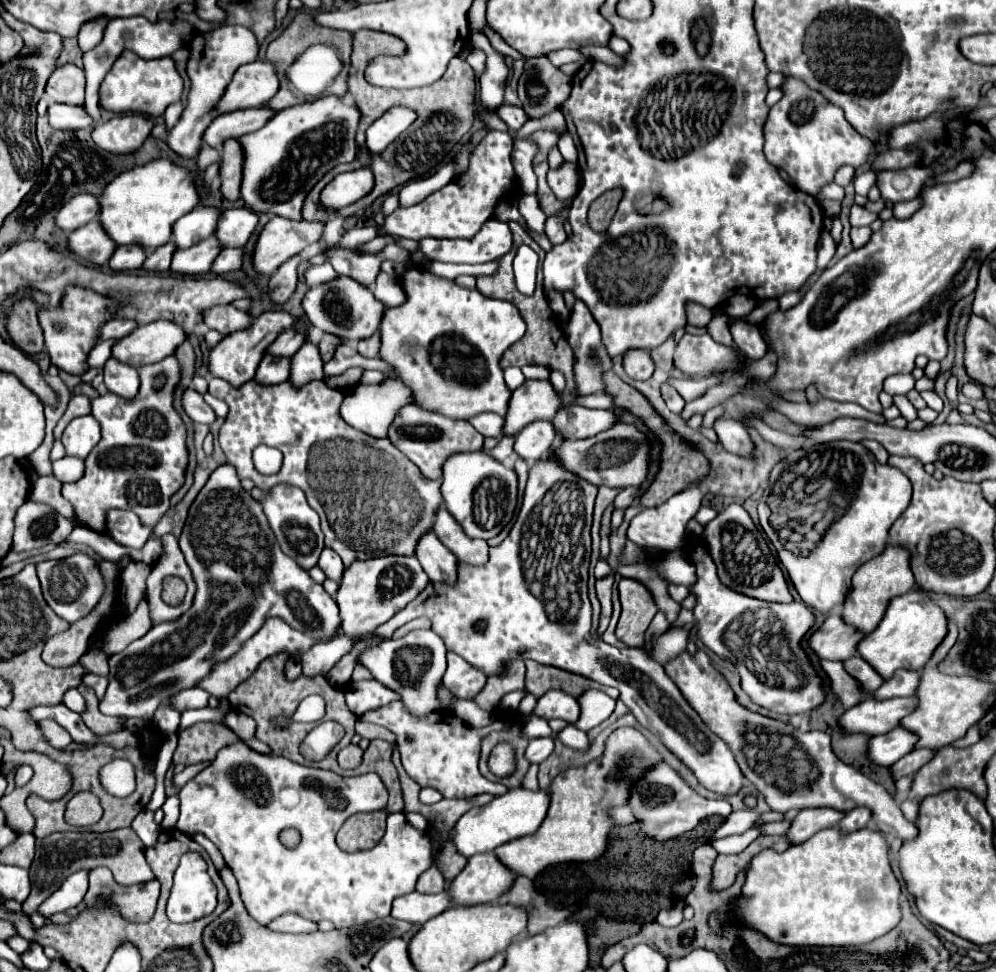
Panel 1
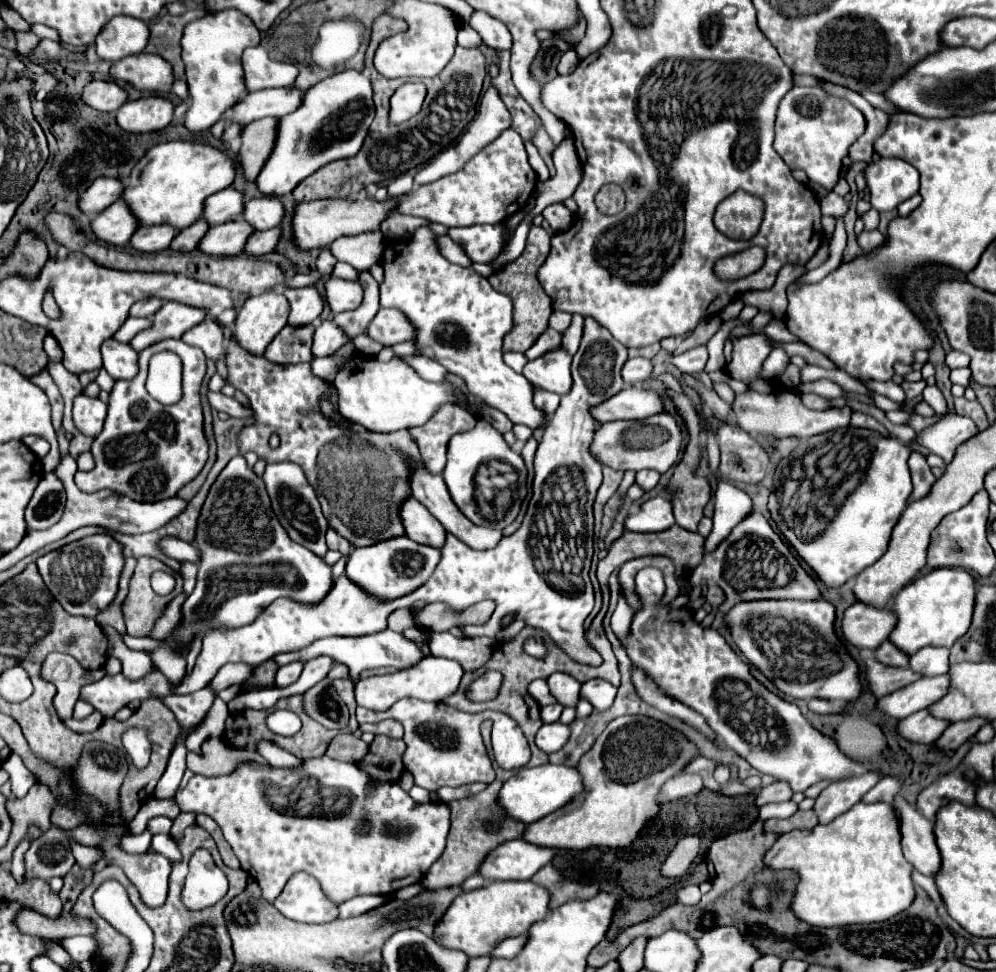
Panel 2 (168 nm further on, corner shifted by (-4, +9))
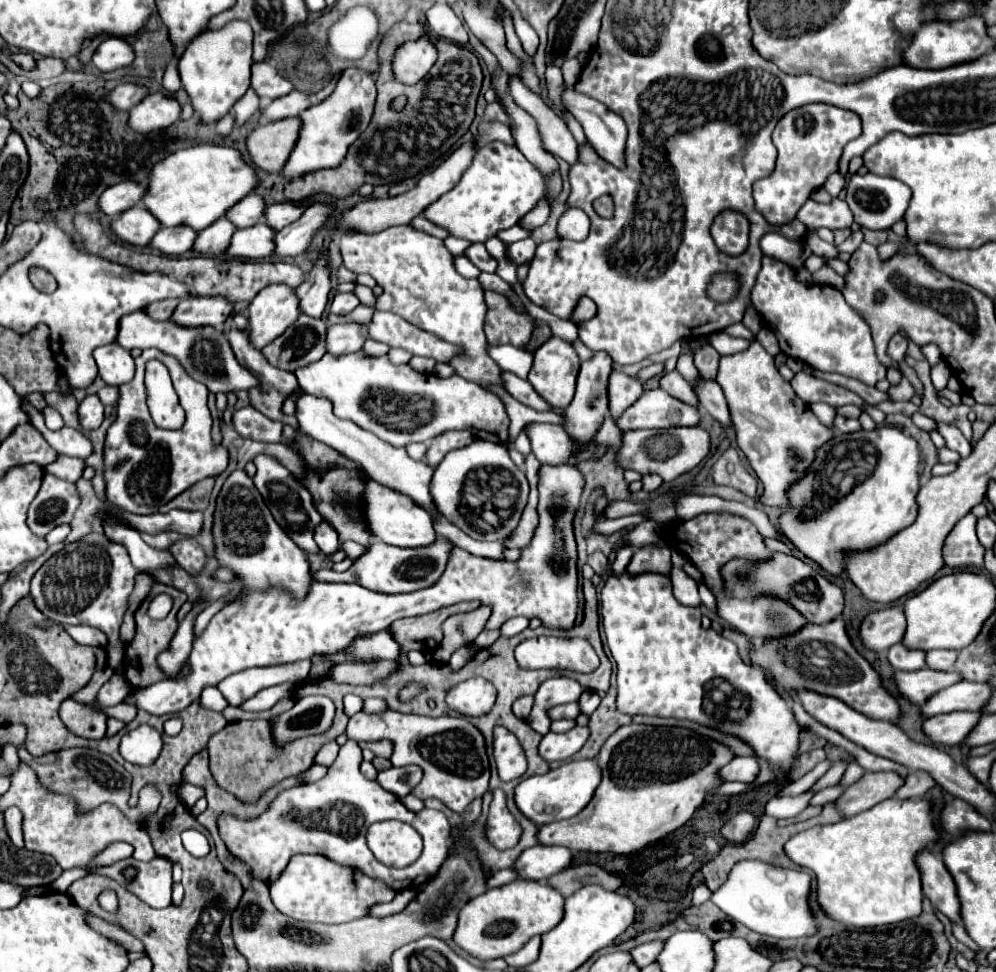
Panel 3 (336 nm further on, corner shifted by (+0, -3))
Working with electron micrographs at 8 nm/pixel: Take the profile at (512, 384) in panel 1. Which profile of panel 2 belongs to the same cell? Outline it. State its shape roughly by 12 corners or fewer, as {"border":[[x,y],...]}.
{"border":[[505,352],[503,360],[515,372],[527,364],[521,352]]}

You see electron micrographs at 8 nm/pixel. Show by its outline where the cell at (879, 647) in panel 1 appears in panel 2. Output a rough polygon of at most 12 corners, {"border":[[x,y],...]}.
{"border":[[955,568],[895,596],[889,640],[951,648],[971,624],[977,580]]}

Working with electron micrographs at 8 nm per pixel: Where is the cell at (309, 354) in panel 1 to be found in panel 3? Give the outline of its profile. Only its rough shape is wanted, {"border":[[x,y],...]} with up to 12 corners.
{"border":[[337,324],[327,328],[327,354],[359,352],[367,326]]}

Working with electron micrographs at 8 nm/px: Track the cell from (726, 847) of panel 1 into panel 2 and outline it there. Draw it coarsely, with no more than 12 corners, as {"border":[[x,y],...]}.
{"border":[[771,802],[759,808],[759,820],[787,818],[797,804]]}

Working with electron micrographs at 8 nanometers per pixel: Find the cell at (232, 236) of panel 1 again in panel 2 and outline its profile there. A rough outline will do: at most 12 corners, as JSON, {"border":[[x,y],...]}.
{"border":[[275,196],[253,198],[243,218],[257,230],[281,224],[283,202]]}

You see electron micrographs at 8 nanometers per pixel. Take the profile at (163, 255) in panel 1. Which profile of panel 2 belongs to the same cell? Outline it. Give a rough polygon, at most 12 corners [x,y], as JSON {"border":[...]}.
{"border":[[197,220],[173,242],[175,252],[193,252],[207,234],[207,220]]}

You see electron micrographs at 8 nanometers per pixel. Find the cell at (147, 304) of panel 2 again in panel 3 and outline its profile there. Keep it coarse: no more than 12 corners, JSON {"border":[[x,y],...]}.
{"border":[[161,300],[145,308],[153,320],[167,320],[179,300]]}

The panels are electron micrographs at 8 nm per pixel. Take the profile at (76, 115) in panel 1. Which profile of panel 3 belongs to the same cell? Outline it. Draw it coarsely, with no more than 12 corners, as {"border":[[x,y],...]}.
{"border":[[119,84],[107,94],[107,102],[127,112],[147,96],[135,84]]}

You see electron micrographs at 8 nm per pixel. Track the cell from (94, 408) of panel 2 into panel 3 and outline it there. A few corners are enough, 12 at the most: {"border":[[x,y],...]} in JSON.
{"border":[[95,394],[79,404],[79,424],[95,430],[103,422],[103,404]]}

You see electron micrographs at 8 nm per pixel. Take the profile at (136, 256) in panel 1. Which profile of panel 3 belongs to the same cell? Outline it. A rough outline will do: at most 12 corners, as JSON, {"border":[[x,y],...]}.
{"border":[[187,226],[161,228],[149,248],[181,256],[197,234]]}

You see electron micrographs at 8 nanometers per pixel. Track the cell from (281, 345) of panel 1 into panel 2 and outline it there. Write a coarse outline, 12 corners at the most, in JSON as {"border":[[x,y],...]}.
{"border":[[315,286],[285,288],[289,324],[305,326],[323,312]]}

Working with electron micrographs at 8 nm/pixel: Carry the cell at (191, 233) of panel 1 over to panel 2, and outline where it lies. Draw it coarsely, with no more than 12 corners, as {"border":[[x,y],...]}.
{"border":[[221,190],[207,198],[203,218],[209,224],[237,220],[243,192]]}

